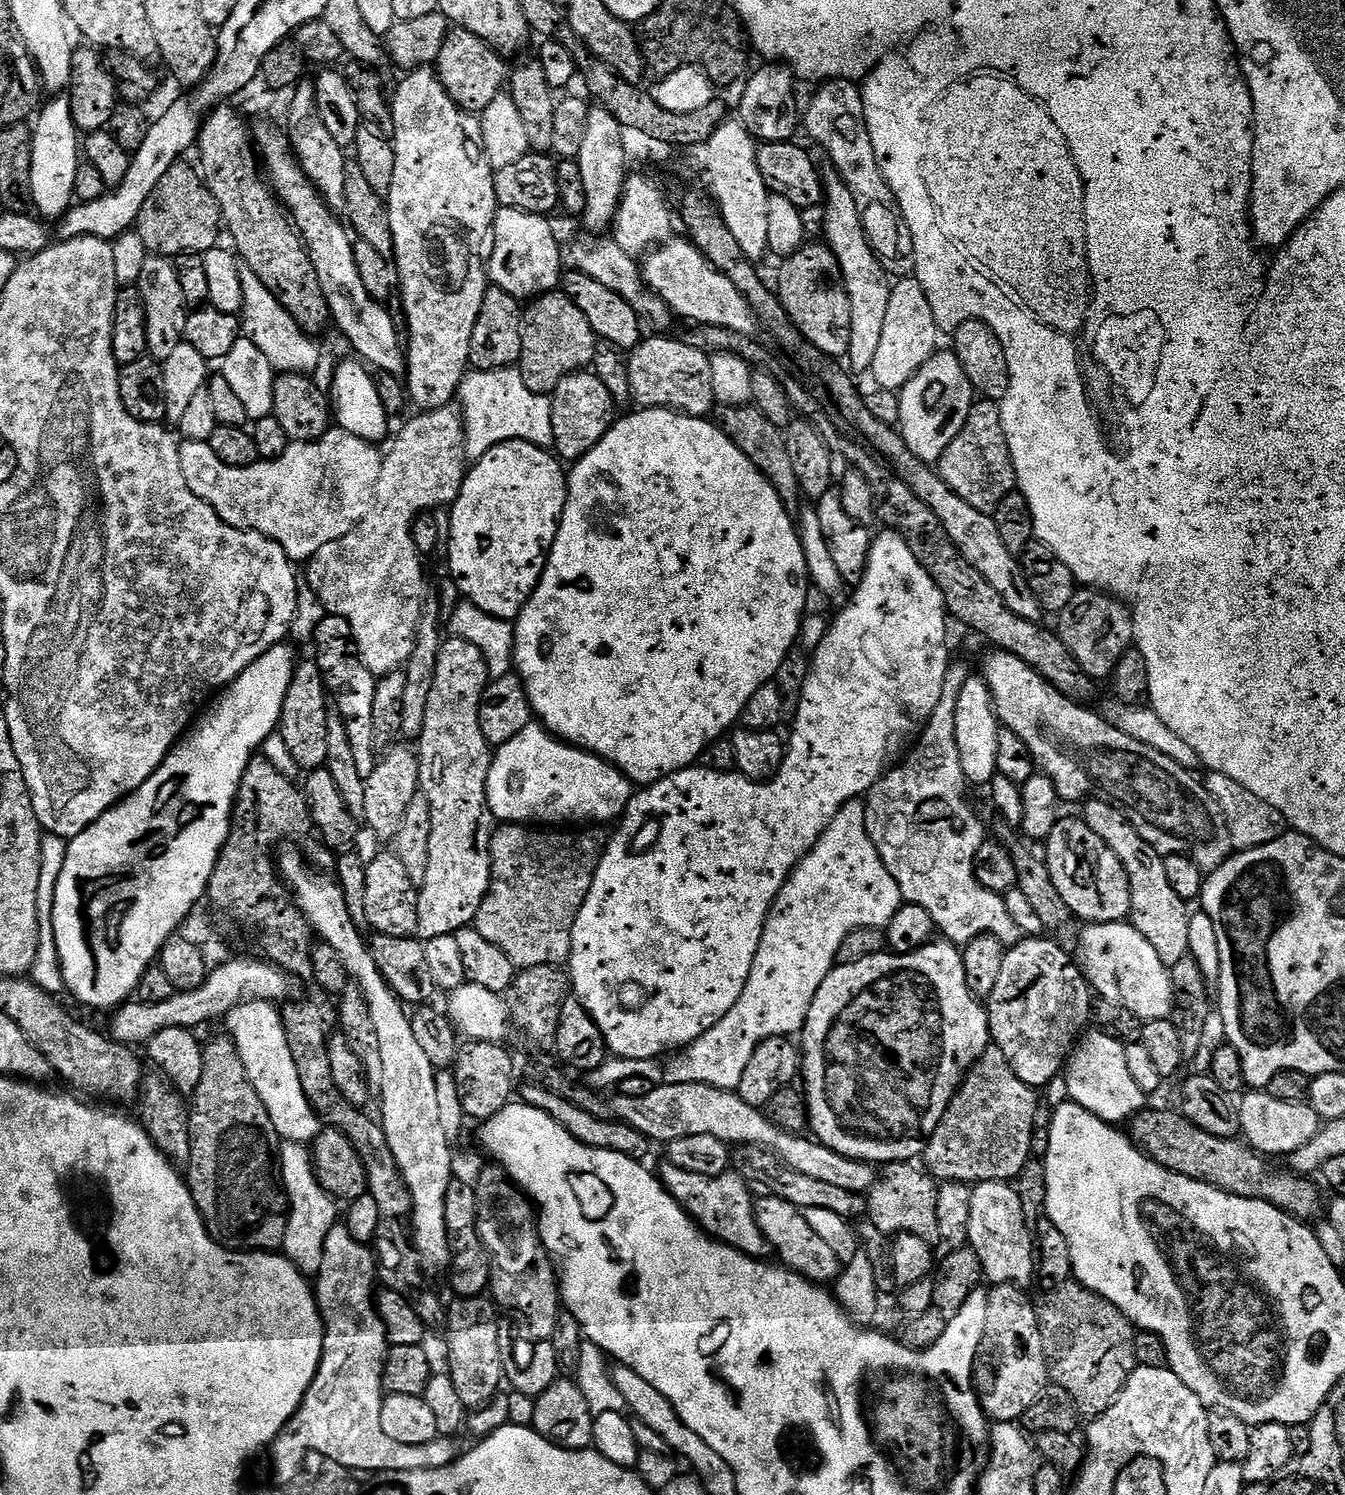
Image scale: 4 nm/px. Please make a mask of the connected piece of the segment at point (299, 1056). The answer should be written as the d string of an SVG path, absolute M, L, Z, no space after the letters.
M315 994L309 1000L300 1000L297 1004L288 1002L283 1005L284 1029L290 1046L290 1054L294 1054L294 1066L298 1066L298 1078L302 1082L302 1090L310 1102L310 1106L331 1127L350 1138L352 1145L364 1162L366 1178L368 1179L367 1195L378 1202L378 1214L381 1225L405 1223L406 1218L412 1214L412 1199L410 1198L410 1186L403 1178L402 1170L394 1160L394 1153L390 1150L386 1134L381 1125L371 1120L366 1113L360 1112L359 1107L354 1106L343 1096L343 1091L335 1085L331 1076L330 1054L328 1042L338 1028L338 1008L332 1004L327 995Z

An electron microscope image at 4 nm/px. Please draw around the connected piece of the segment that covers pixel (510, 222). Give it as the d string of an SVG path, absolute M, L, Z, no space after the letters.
M499 207L497 209L496 216L492 221L494 246L491 254L488 254L486 264L489 281L493 285L508 285L513 282L514 278L518 282L526 280L534 282L540 276L543 262L550 266L553 262L561 261L560 243L558 244L549 222L547 217L522 212L518 208Z

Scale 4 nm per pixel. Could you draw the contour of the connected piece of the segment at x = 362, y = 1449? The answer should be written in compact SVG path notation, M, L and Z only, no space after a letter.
M347 1226L330 1230L322 1270L314 1280L316 1303L326 1325L324 1353L302 1406L270 1445L272 1464L283 1478L299 1474L310 1452L334 1458L345 1470L357 1468L367 1474L441 1468L456 1460L455 1439L437 1438L422 1446L406 1446L394 1442L382 1430L382 1402L386 1395L384 1360L388 1356L390 1333L376 1311L376 1268L378 1260L373 1249L356 1241Z

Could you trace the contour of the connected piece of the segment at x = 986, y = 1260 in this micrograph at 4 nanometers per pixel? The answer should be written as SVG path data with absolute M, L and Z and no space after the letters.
M982 1180L972 1188L968 1244L980 1257L980 1263L983 1264L983 1275L992 1284L1012 1283L1028 1286L1032 1276L1034 1280L1037 1275L1038 1257L1034 1243L1034 1232L1027 1228L1026 1220L1023 1218L1022 1202L1019 1201L1017 1189L1011 1183L1002 1180Z

